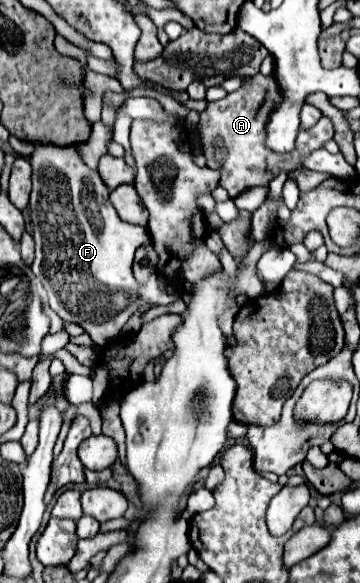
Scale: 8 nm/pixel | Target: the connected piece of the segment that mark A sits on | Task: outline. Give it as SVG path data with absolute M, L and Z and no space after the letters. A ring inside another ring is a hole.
M256 74L256 76L252 76L252 80L246 80L244 86L240 86L236 92L230 92L226 98L216 100L216 102L208 102L206 110L200 114L198 134L200 134L200 140L202 140L206 166L222 170L220 186L226 188L232 198L236 198L238 194L242 194L244 190L248 190L252 186L268 184L282 168L284 170L302 168L302 164L300 164L302 154L308 154L316 148L322 148L328 140L334 138L334 124L332 124L330 118L324 116L314 128L300 130L294 152L274 154L274 152L266 150L266 146L264 146L266 124L268 124L270 112L278 104L280 104L280 90L278 90L278 84L276 84L274 76ZM216 136L222 136L222 140L226 144L226 150L228 150L228 158L222 166L214 158L214 138Z

